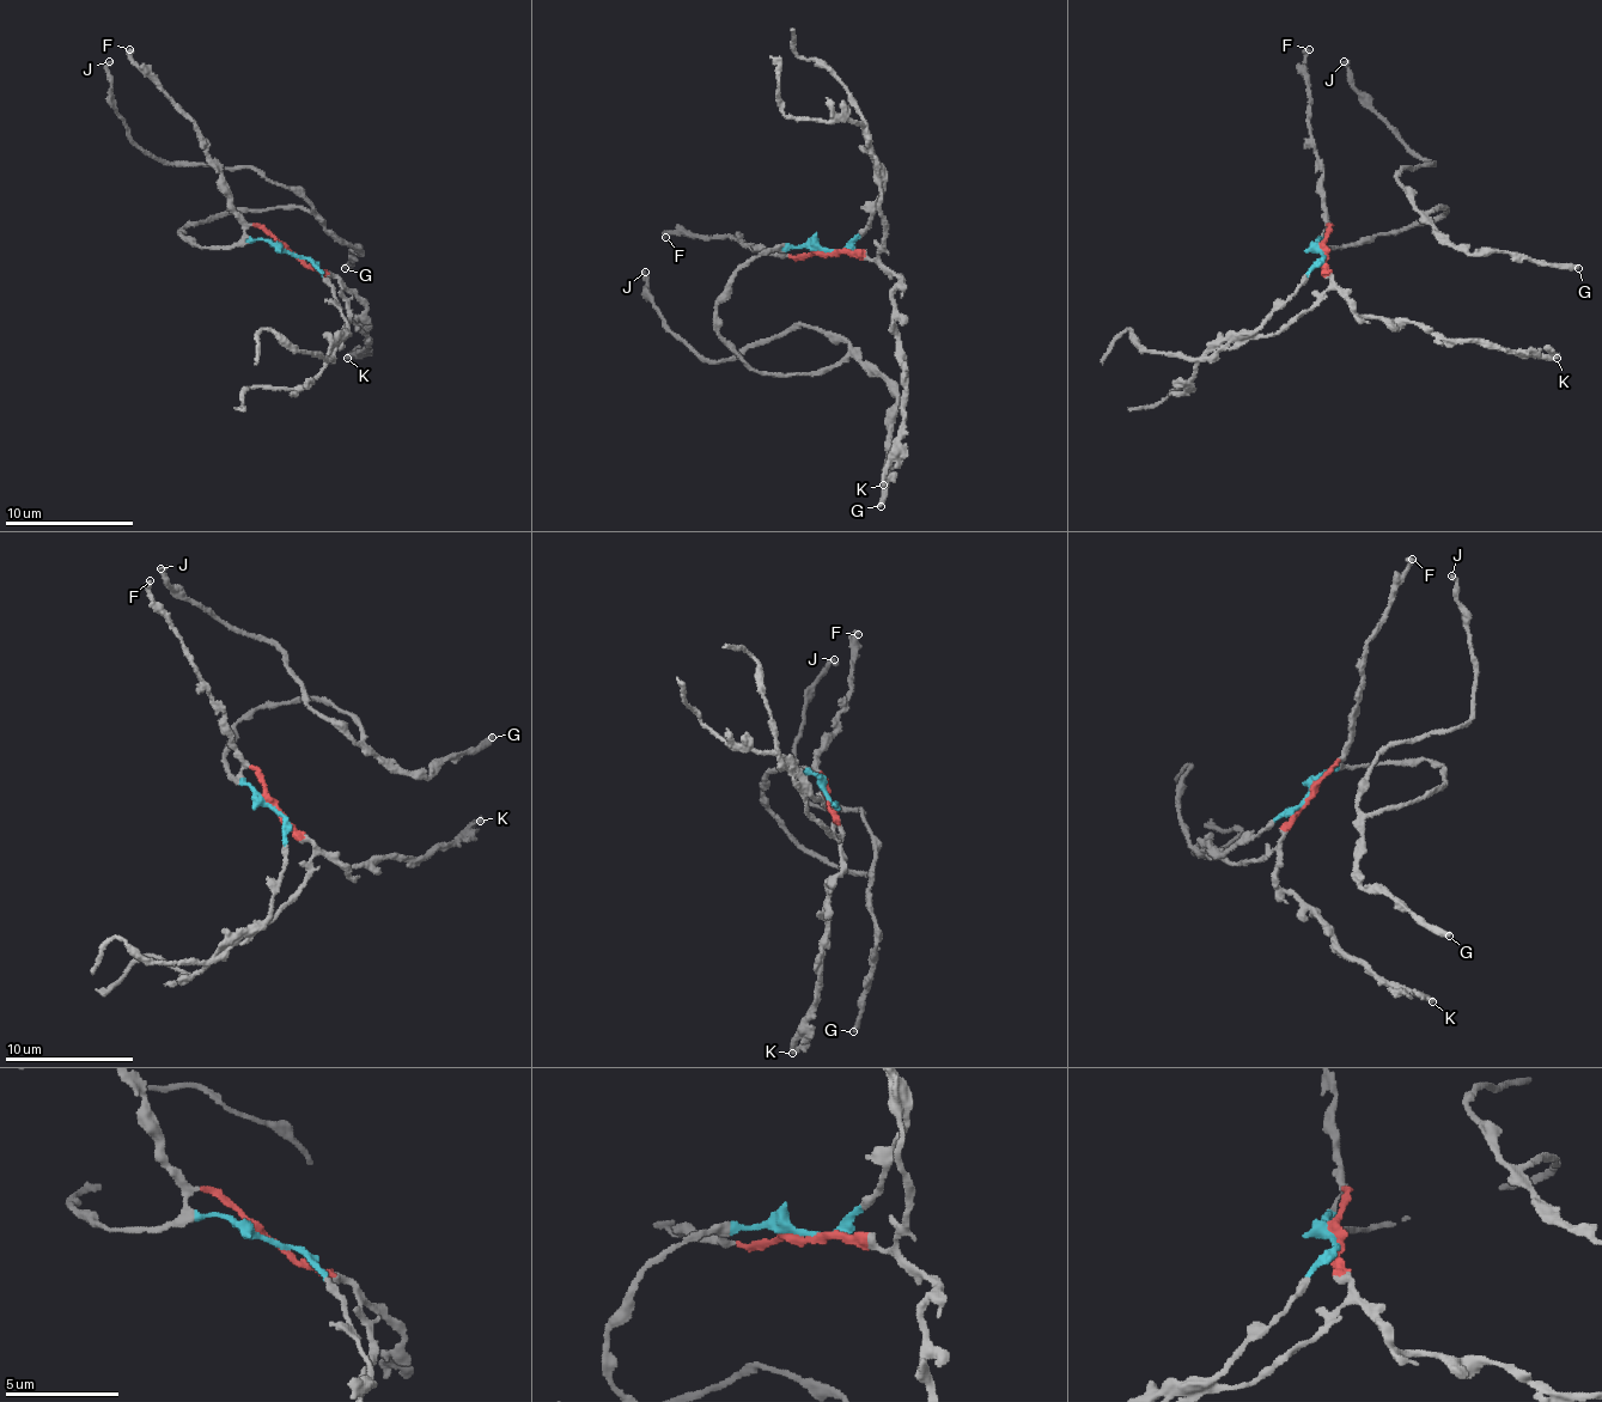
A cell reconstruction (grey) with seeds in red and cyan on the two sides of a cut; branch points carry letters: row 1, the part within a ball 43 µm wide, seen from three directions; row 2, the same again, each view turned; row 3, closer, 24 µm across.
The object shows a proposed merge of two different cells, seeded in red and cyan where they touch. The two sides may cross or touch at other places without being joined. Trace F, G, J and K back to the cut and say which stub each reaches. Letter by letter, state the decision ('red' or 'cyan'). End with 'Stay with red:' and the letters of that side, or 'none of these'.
F: red
G: cyan
J: cyan
K: red
Stay with red: F, K

